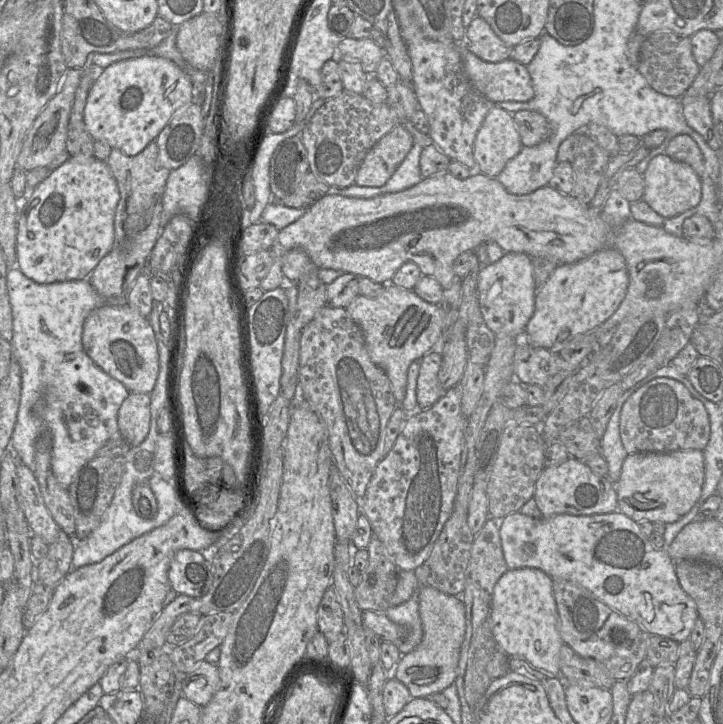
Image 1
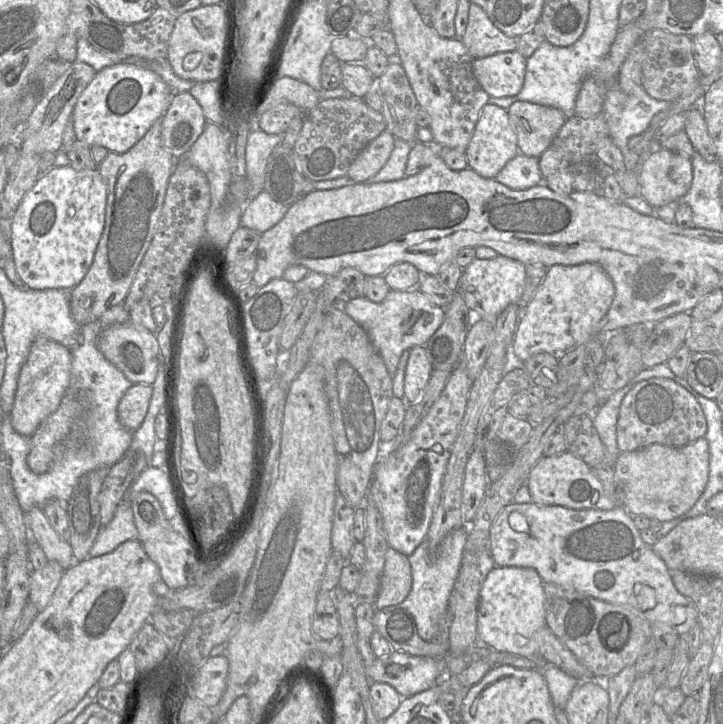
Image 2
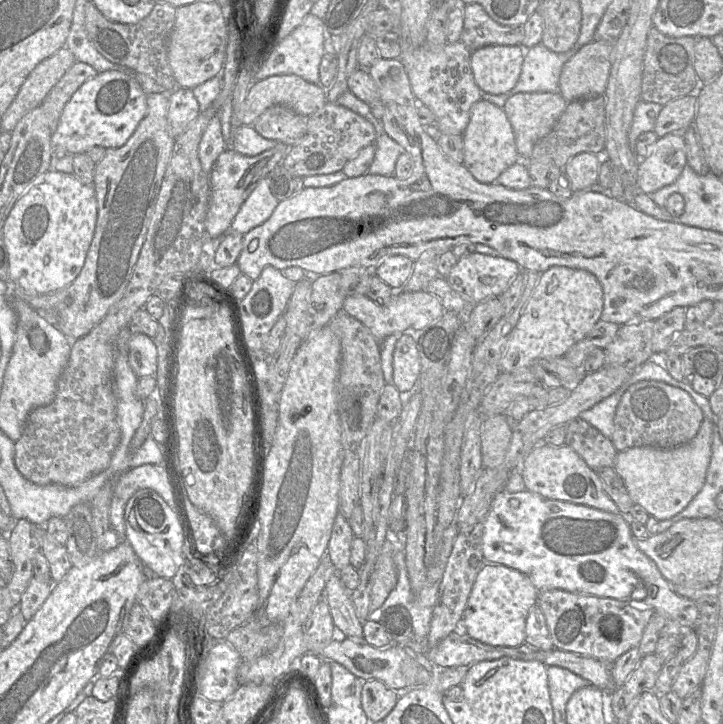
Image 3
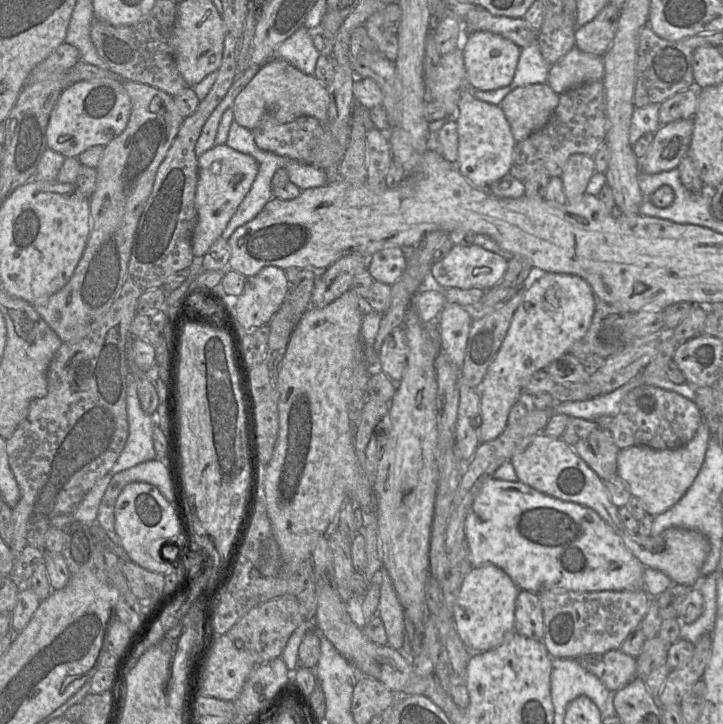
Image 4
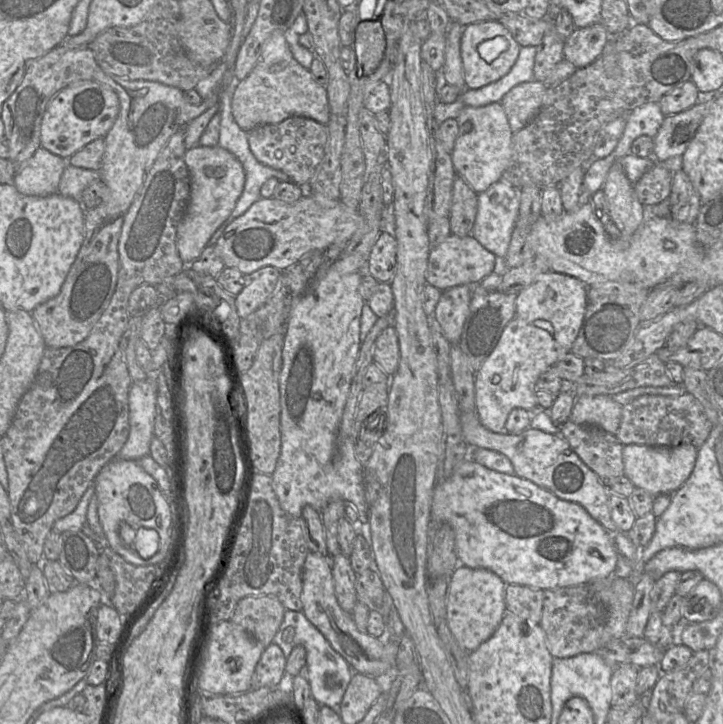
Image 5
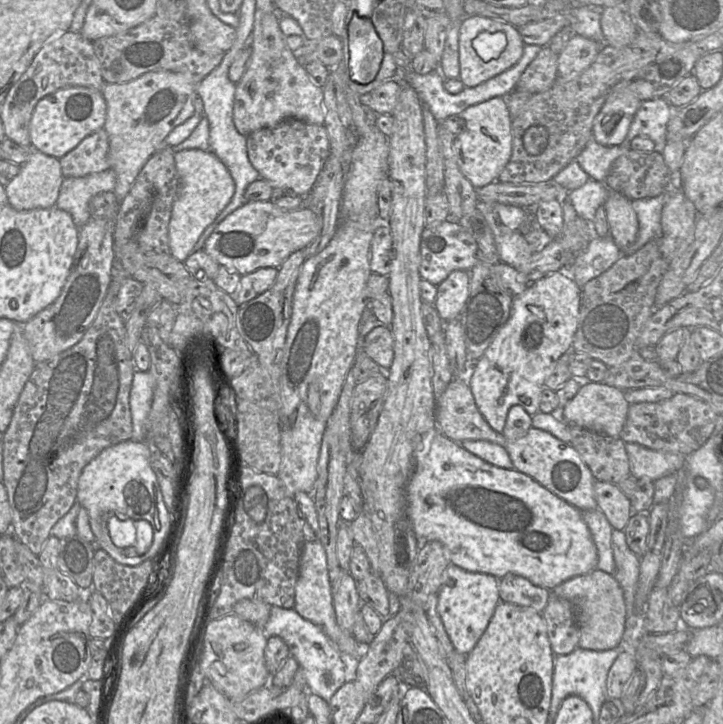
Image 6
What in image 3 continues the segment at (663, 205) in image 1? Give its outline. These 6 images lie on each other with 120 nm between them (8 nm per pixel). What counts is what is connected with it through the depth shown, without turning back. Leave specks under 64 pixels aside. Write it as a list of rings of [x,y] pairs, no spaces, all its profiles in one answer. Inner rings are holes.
[[[682,132],[659,137],[649,154],[640,160],[637,187],[639,191],[651,195],[675,182],[686,165],[686,142]]]

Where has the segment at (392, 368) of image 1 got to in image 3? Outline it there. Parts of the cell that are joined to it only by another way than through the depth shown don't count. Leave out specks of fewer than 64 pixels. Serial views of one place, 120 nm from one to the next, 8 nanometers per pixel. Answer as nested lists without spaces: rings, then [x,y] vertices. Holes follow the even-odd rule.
[[[395,290],[384,305],[376,304],[366,295],[348,296],[344,300],[342,309],[367,327],[378,342],[394,333],[410,334],[420,331],[440,319],[445,312],[445,308],[436,296],[422,290],[416,292]]]

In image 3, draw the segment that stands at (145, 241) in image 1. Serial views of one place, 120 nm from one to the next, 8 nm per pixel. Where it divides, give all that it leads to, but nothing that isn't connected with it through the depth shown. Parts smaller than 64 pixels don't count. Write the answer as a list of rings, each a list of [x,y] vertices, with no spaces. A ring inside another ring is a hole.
[[[167,92],[147,94],[147,113],[135,132],[122,147],[106,149],[105,156],[96,164],[94,189],[98,204],[97,222],[80,274],[63,290],[32,296],[26,301],[35,310],[45,310],[46,313],[55,314],[56,327],[70,340],[78,340],[87,335],[106,316],[123,295],[131,278],[174,147],[175,139],[170,134],[168,123],[168,107]]]

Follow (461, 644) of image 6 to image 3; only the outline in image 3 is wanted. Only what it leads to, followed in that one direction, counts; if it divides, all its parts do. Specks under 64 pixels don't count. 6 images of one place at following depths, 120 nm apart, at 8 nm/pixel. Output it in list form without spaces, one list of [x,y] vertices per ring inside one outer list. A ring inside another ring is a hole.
[[[486,563],[476,576],[460,627],[484,644],[519,647],[525,643],[526,619],[530,609],[538,604],[539,593],[526,574],[501,564]]]

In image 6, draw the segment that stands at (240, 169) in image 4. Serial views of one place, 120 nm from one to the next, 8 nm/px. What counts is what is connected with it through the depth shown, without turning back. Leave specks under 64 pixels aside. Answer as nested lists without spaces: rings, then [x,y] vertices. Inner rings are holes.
[[[187,149],[174,153],[179,176],[179,190],[172,206],[168,225],[170,254],[183,262],[193,253],[193,247],[203,231],[231,201],[235,183],[226,166],[210,150]]]

